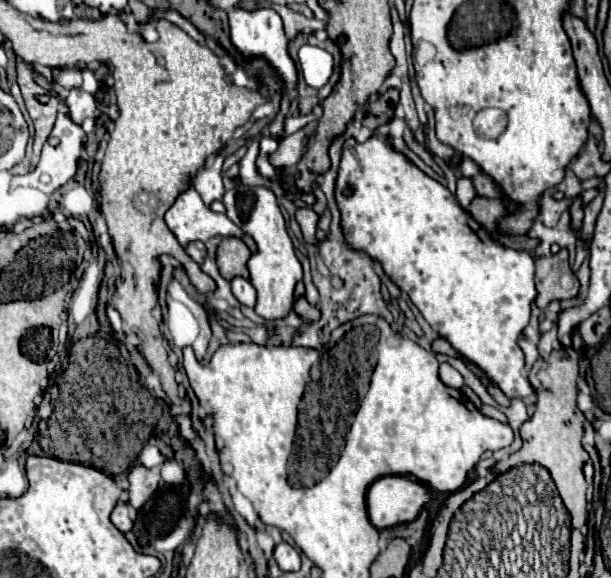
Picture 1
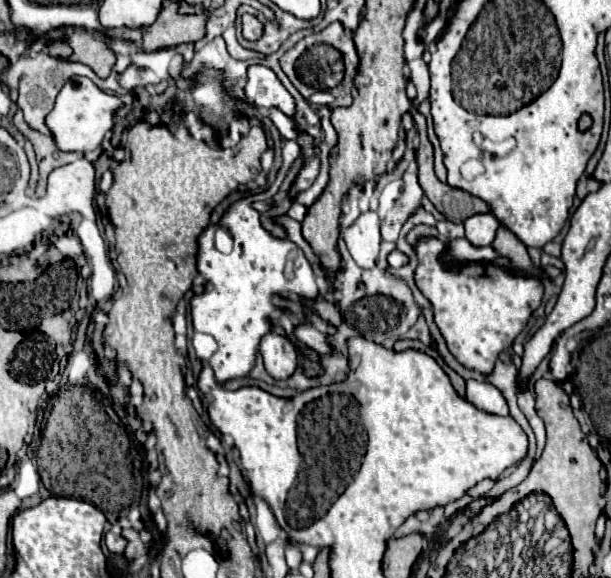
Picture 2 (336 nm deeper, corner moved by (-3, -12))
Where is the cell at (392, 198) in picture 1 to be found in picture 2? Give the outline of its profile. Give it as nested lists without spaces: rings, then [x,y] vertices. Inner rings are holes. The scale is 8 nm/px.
[[[437,236],[419,238],[419,242],[415,242],[413,248],[415,248],[417,260],[419,260],[419,266],[415,268],[415,284],[423,292],[423,296],[431,302],[435,324],[437,324],[441,336],[445,338],[449,352],[465,368],[481,372],[483,376],[489,376],[493,372],[499,352],[503,352],[505,348],[511,348],[517,334],[527,326],[533,310],[541,304],[543,282],[539,278],[513,276],[509,270],[505,270],[493,262],[491,264],[489,262],[463,262],[453,268],[445,266],[443,254],[449,250],[449,242],[439,240]]]

